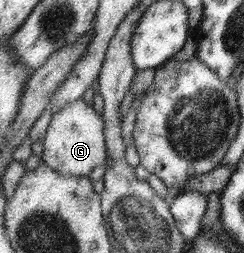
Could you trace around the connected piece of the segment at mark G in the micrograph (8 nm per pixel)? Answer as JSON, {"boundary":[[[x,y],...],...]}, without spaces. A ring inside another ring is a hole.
{"boundary":[[[83,99],[74,101],[52,114],[47,131],[42,136],[43,151],[40,162],[54,167],[62,175],[89,176],[96,166],[105,164],[104,133],[104,122],[94,112],[94,108]]]}

